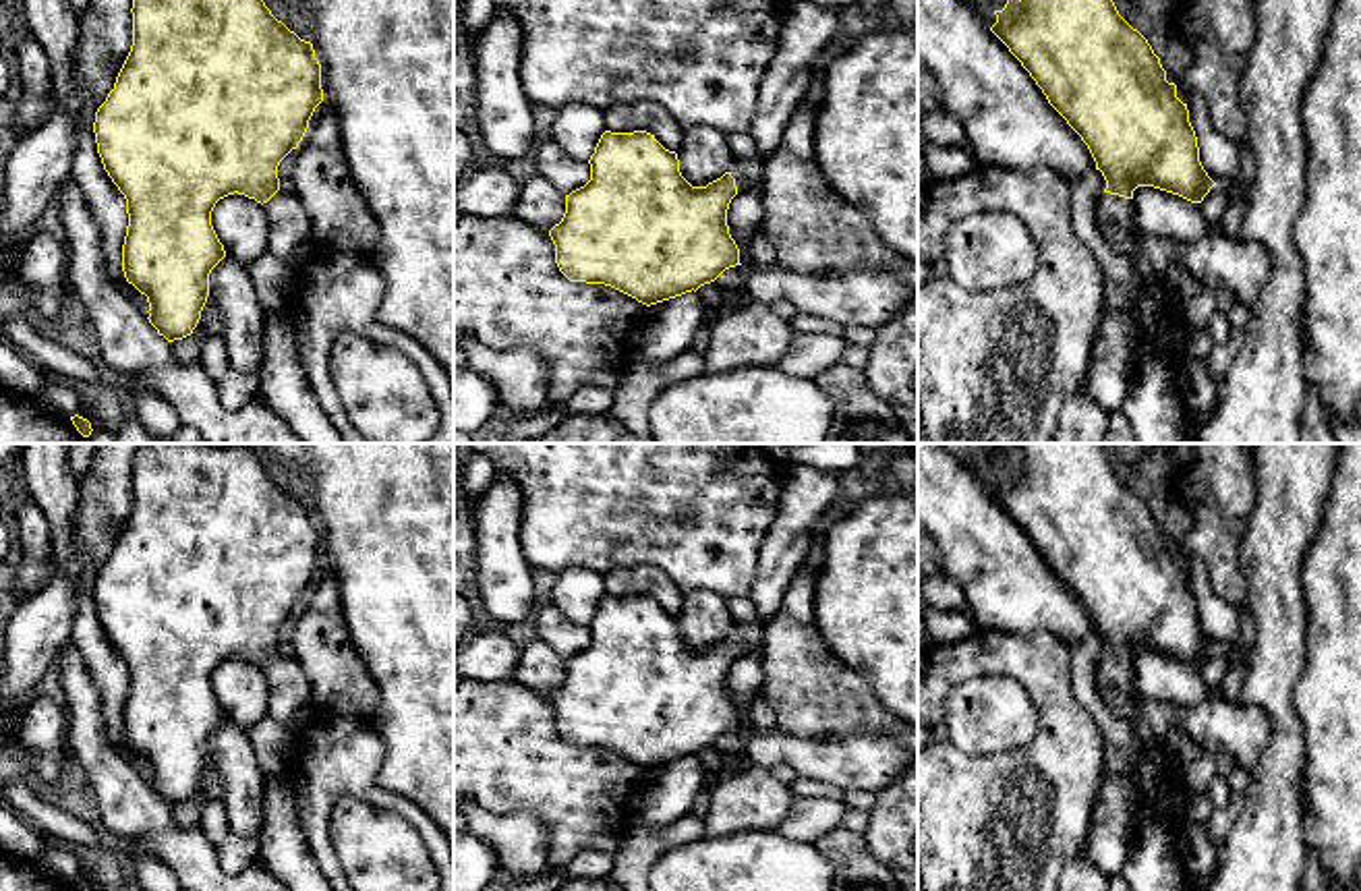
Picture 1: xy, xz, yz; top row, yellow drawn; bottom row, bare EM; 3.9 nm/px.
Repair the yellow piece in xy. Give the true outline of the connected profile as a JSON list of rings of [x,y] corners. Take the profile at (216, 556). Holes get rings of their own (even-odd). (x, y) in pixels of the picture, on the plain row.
[[[143,443],[133,460],[131,477],[133,510],[116,541],[114,553],[95,576],[93,597],[104,634],[126,663],[128,690],[122,709],[124,742],[147,760],[149,787],[160,800],[164,800],[168,806],[174,806],[191,800],[197,792],[209,760],[209,738],[226,721],[224,709],[211,690],[211,676],[220,663],[238,657],[261,667],[269,684],[269,715],[286,725],[290,723],[292,715],[313,696],[313,686],[294,655],[280,653],[278,630],[292,613],[298,611],[315,572],[323,566],[321,528],[315,522],[313,508],[300,504],[282,485],[278,485],[249,443],[226,443],[222,448],[211,443]]]

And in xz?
[[[791,464],[781,491],[777,520],[760,545],[758,570],[750,588],[756,605],[752,624],[733,626],[731,634],[706,651],[692,651],[679,636],[675,615],[665,613],[646,595],[605,595],[590,620],[590,644],[566,659],[566,678],[549,694],[555,727],[570,746],[605,748],[650,771],[715,746],[725,734],[742,729],[729,698],[731,663],[760,653],[764,626],[779,611],[785,591],[802,570],[814,528],[837,497],[837,475]]]

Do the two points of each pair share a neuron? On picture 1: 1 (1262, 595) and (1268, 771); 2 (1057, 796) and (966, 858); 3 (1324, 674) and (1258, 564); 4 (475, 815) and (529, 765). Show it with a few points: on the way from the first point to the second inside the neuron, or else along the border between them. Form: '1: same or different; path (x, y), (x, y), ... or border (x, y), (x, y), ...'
1: same; path (1277, 639), (1281, 728)
2: same; path (1034, 802), (1020, 817), (989, 836)
3: different; border (1306, 595), (1306, 668), (1293, 693)
4: different; border (475, 802), (491, 813), (529, 815)

